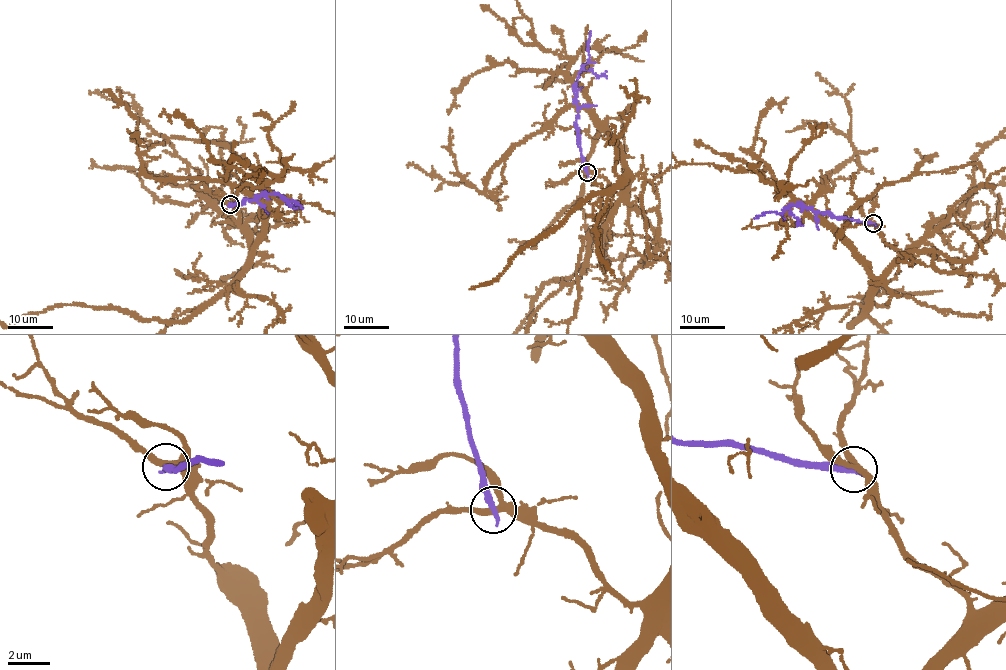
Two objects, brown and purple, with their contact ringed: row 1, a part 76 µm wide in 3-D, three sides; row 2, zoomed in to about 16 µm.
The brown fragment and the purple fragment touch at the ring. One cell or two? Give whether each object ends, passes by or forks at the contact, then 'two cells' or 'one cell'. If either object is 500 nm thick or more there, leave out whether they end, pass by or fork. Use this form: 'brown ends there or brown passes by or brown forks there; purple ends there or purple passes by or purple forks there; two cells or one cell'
brown forks there; purple ends there; two cells

